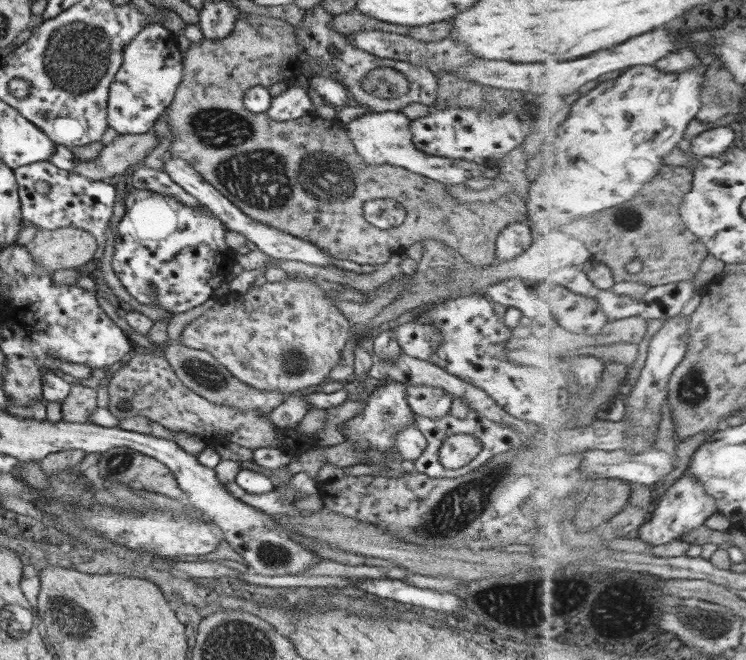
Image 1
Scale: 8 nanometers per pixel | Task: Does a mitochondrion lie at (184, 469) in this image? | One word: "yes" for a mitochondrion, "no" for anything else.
no

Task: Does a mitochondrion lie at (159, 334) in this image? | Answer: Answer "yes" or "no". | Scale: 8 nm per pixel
no

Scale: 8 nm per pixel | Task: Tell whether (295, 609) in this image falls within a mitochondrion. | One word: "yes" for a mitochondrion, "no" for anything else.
no

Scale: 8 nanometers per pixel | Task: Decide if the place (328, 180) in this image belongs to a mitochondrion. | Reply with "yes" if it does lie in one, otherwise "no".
yes

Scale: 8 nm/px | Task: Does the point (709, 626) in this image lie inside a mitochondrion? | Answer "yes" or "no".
yes

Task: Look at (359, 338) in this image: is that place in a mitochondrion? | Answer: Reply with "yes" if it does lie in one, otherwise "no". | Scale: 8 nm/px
no

